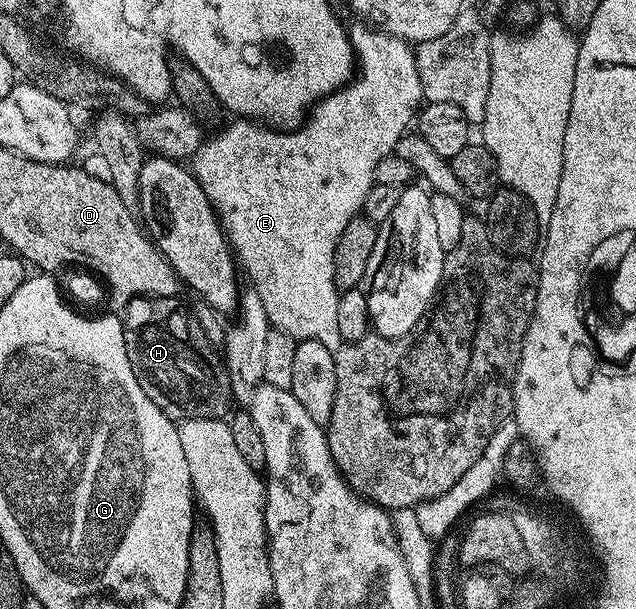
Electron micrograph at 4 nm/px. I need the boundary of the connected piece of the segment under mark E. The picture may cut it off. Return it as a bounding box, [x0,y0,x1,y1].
[189,24,424,351]

